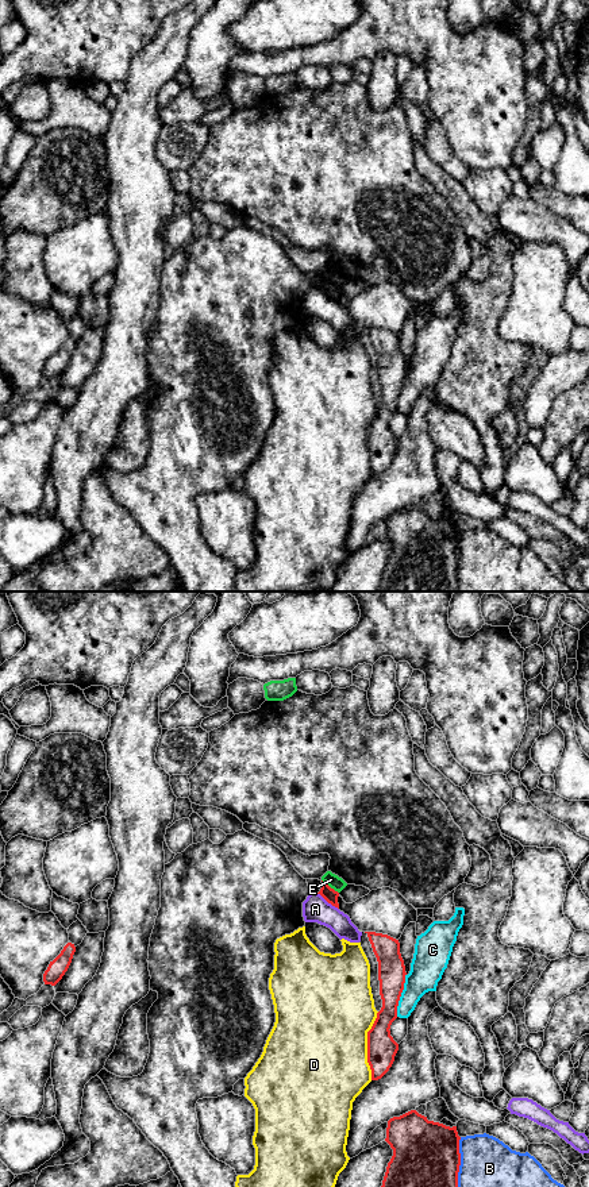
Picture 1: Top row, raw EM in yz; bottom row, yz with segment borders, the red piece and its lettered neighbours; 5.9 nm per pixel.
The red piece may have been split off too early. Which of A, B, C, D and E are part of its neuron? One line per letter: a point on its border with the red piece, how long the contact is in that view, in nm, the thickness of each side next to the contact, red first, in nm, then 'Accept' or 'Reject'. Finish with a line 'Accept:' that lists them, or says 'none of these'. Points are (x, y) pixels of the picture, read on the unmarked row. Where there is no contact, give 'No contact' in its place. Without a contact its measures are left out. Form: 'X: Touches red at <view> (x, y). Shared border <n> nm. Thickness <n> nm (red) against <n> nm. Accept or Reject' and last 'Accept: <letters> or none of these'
A: Touches red at yz (327, 296). Shared border 170 nm. Thickness 80 nm (red) against 160 nm. Reject
B: Touches red at yz (458, 562). Shared border 360 nm. Thickness 440 nm (red) against 460 nm. Reject
C: Touches red at yz (400, 390). Shared border 260 nm. Thickness 160 nm (red) against 200 nm. Reject
D: Touches red at yz (368, 440). Shared border 420 nm. Thickness 180 nm (red) against 500 nm. Reject
E: Touches red at yz (328, 281). Shared border 130 nm. Thickness 80 nm (red) against 80 nm. Reject
Accept: none of these

